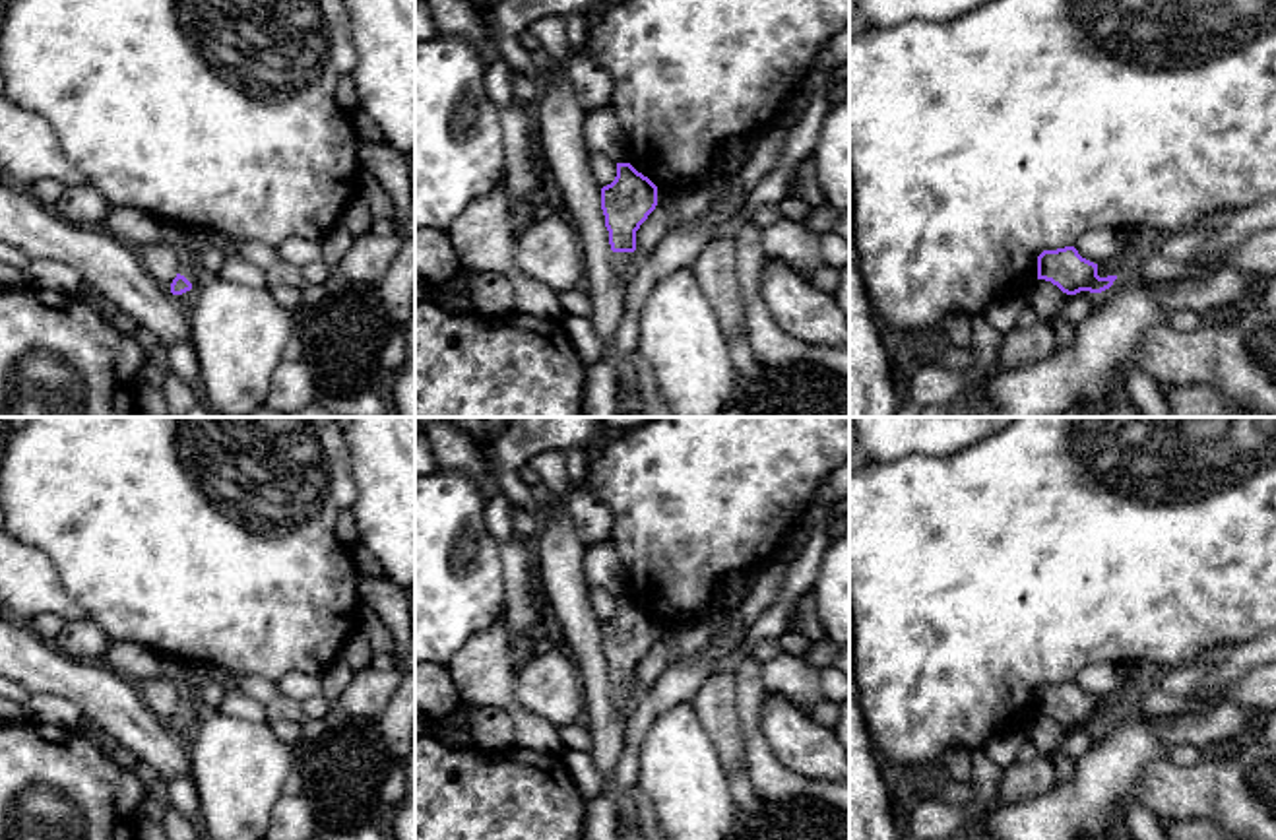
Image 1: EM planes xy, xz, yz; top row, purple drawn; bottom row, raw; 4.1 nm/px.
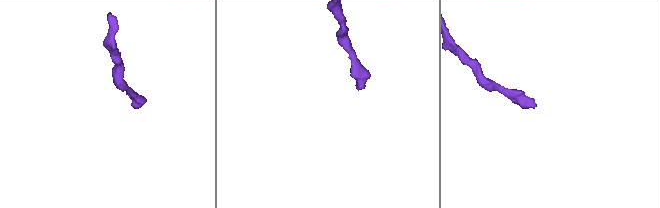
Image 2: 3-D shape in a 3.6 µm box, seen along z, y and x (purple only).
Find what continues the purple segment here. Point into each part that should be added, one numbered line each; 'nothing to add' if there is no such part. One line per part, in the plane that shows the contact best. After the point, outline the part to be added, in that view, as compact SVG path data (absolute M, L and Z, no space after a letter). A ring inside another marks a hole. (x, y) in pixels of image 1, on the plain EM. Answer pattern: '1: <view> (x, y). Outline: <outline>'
1: xy (189, 703). Outline: M184 695L178 708L184 710L192 718L192 724L182 729L175 729L175 733L176 735L192 735L200 724L204 710L198 704L196 696L192 696L192 695Z

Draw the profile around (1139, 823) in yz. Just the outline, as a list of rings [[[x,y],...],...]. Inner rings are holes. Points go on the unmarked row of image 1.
[[[1140,801],[1127,805],[1125,834],[1132,840],[1167,840],[1164,823]]]

